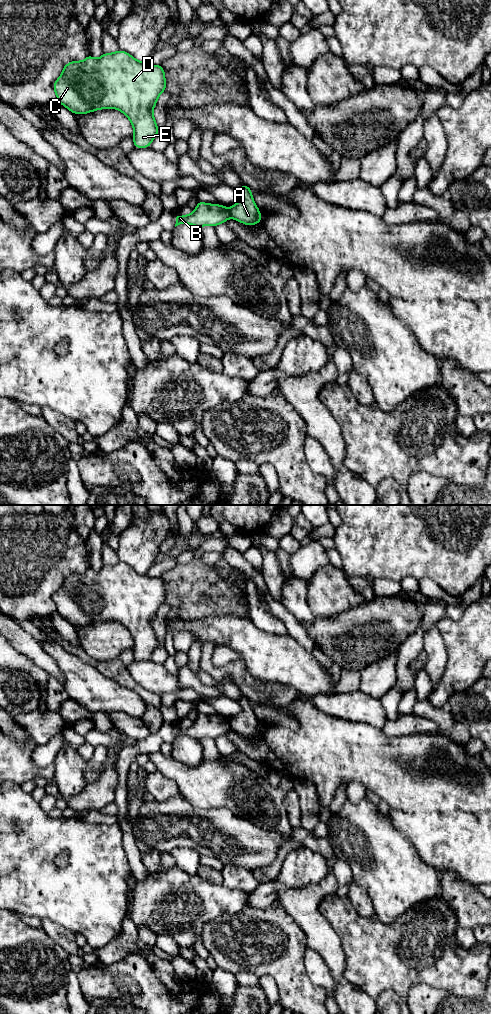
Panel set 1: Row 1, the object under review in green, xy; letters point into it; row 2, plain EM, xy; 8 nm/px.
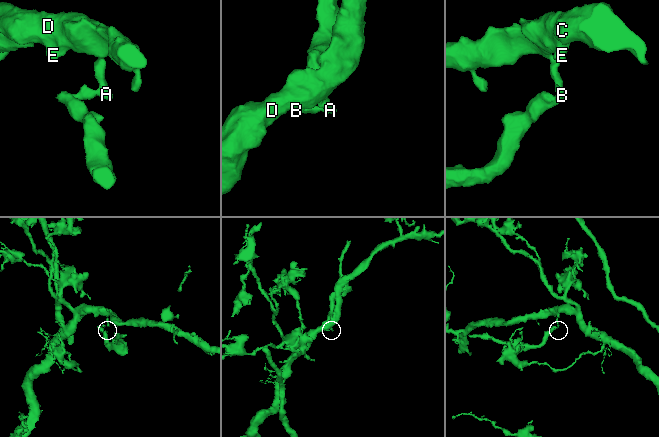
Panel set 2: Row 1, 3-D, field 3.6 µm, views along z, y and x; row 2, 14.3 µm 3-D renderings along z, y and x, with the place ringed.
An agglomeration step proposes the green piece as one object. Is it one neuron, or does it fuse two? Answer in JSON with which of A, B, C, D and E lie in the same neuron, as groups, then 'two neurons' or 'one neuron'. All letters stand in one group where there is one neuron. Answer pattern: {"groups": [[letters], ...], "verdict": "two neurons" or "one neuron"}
{"groups": [["A", "C", "D", "E"], ["B"]], "verdict": "two neurons"}

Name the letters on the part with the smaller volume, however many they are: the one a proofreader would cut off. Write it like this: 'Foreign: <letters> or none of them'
Foreign: B

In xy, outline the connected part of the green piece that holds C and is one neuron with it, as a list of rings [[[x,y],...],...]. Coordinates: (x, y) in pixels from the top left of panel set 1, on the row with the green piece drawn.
[[[123,50],[103,53],[99,59],[89,54],[84,61],[65,64],[61,76],[53,83],[53,89],[57,101],[73,114],[107,108],[121,111],[134,128],[132,139],[135,148],[150,147],[159,133],[153,109],[160,94],[166,90],[165,70],[161,65],[140,62]]]

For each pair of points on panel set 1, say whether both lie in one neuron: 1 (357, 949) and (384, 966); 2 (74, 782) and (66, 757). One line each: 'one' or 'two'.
1: one
2: one

